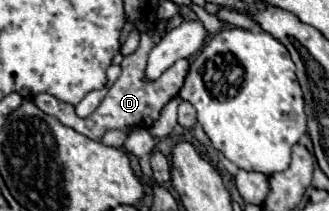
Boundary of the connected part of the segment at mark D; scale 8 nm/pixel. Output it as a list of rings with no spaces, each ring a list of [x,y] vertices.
[[[158,23],[156,25],[156,33],[154,35],[146,35],[142,33],[142,39],[140,39],[140,45],[138,49],[124,57],[122,59],[122,75],[118,77],[118,81],[108,89],[108,95],[104,97],[104,101],[98,105],[98,109],[86,117],[86,119],[80,119],[76,117],[74,113],[74,107],[68,105],[68,103],[62,103],[58,99],[54,99],[52,95],[46,95],[46,93],[40,93],[36,95],[32,101],[38,109],[42,109],[44,113],[48,115],[54,115],[60,123],[64,123],[66,127],[72,127],[74,131],[90,137],[90,139],[100,139],[108,129],[120,129],[120,127],[130,127],[130,125],[150,125],[152,121],[158,119],[160,115],[160,109],[168,103],[168,99],[172,99],[174,95],[178,95],[182,83],[184,83],[184,77],[188,73],[188,61],[186,59],[180,59],[176,61],[176,65],[172,65],[158,81],[154,83],[148,83],[144,81],[144,61],[148,59],[148,53],[150,49],[160,41],[160,37],[164,35],[164,23]]]

